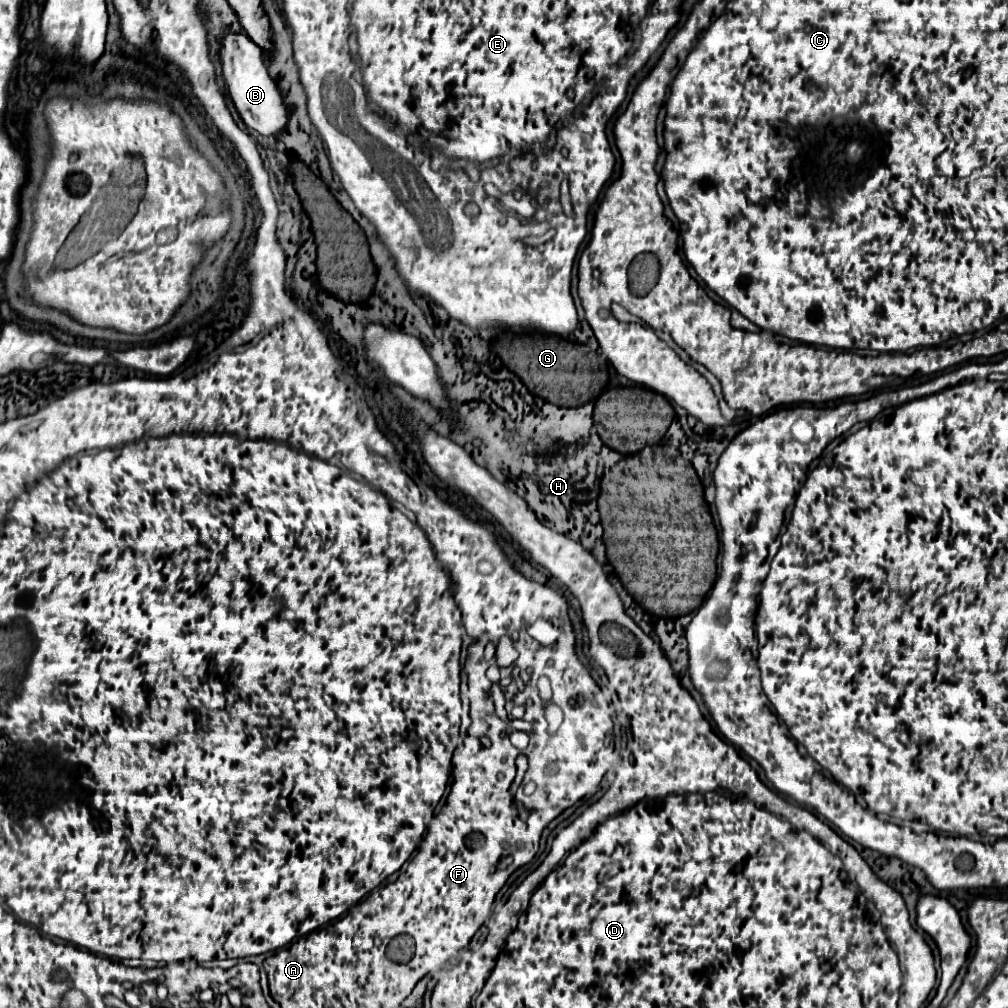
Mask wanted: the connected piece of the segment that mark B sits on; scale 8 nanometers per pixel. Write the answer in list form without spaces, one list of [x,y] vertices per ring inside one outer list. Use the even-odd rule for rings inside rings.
[[[228,30],[226,36],[220,40],[220,64],[228,96],[232,98],[242,122],[266,136],[282,130],[286,126],[286,106],[282,104],[276,84],[268,76],[268,70],[262,62],[262,50],[252,40],[248,40],[246,34]]]

